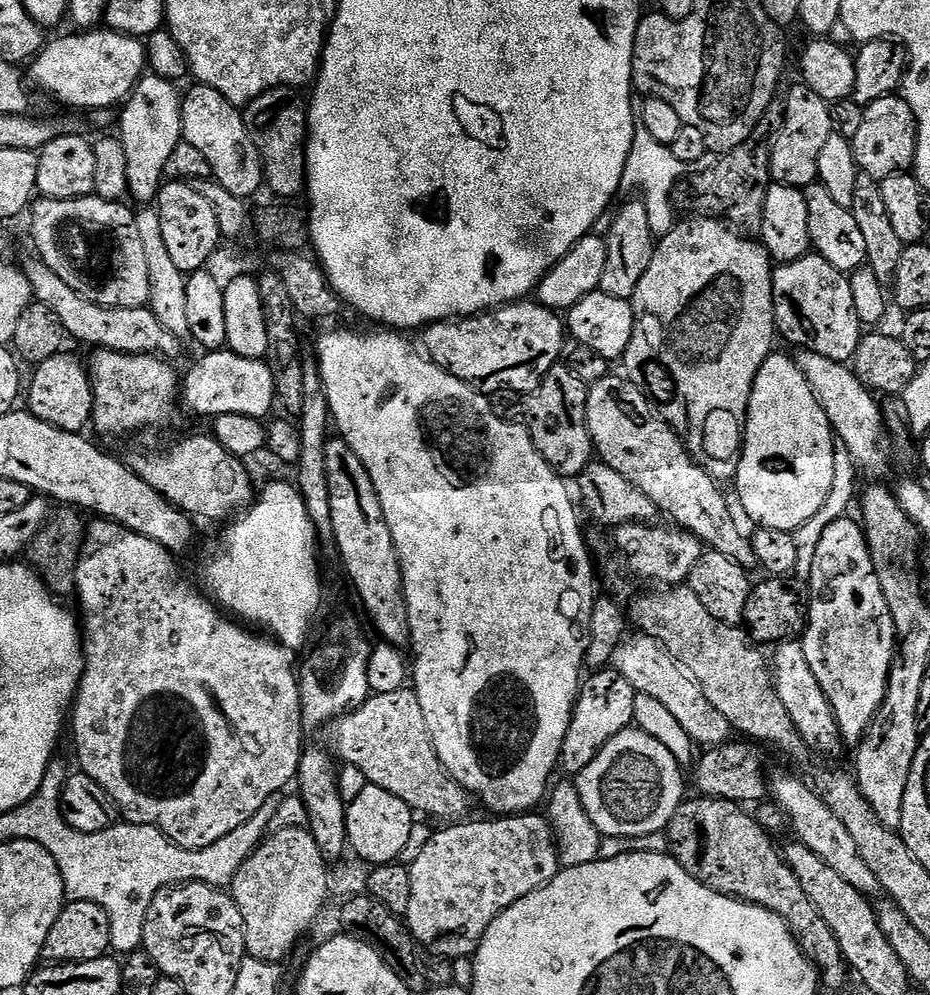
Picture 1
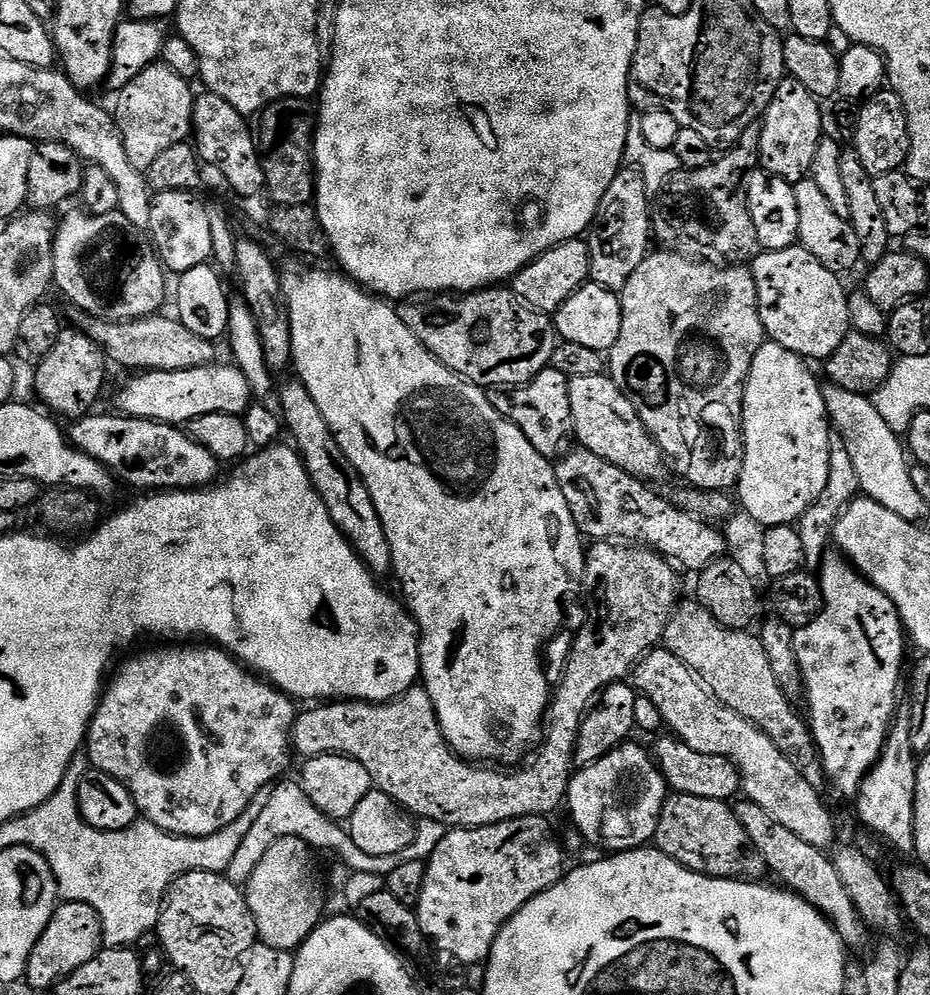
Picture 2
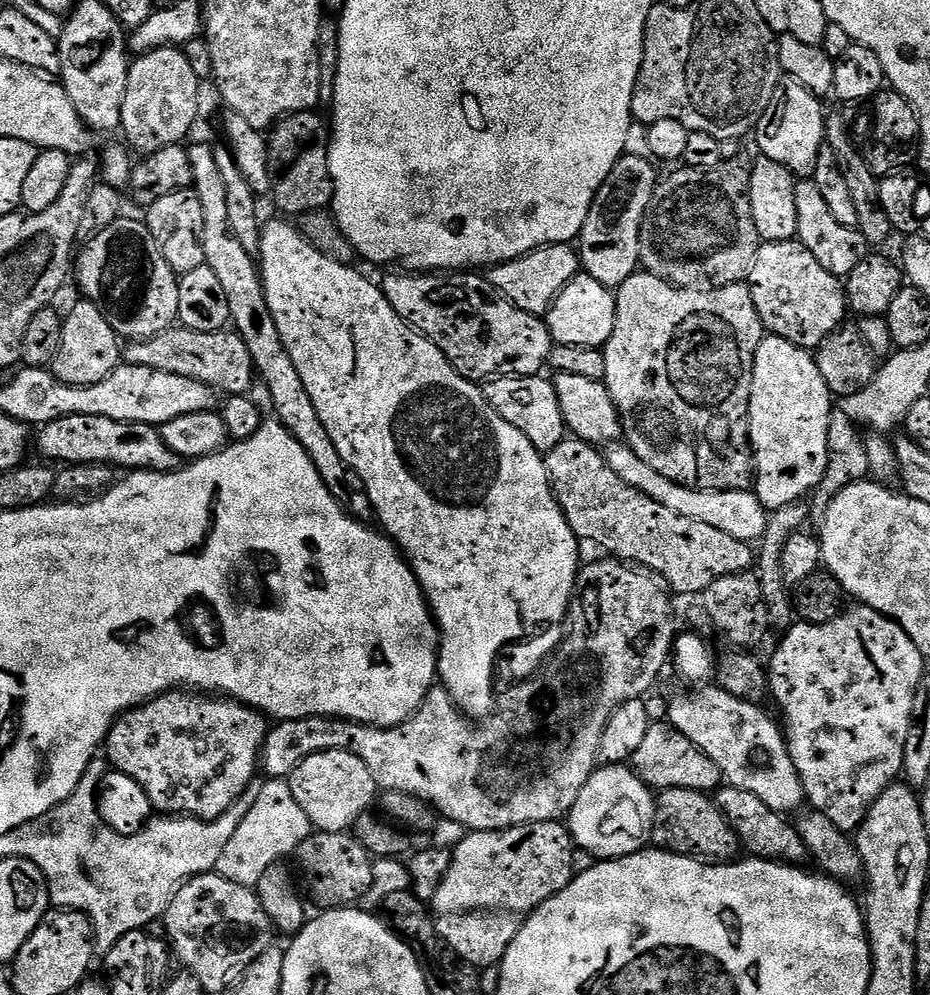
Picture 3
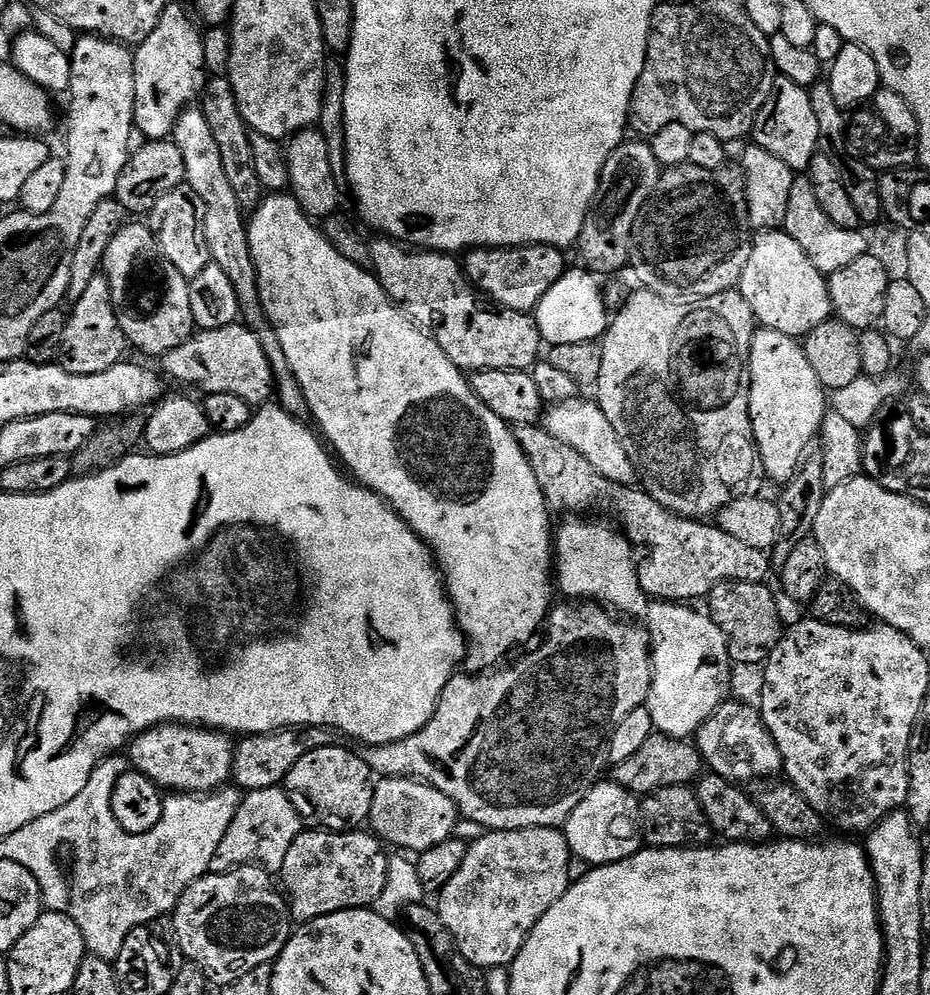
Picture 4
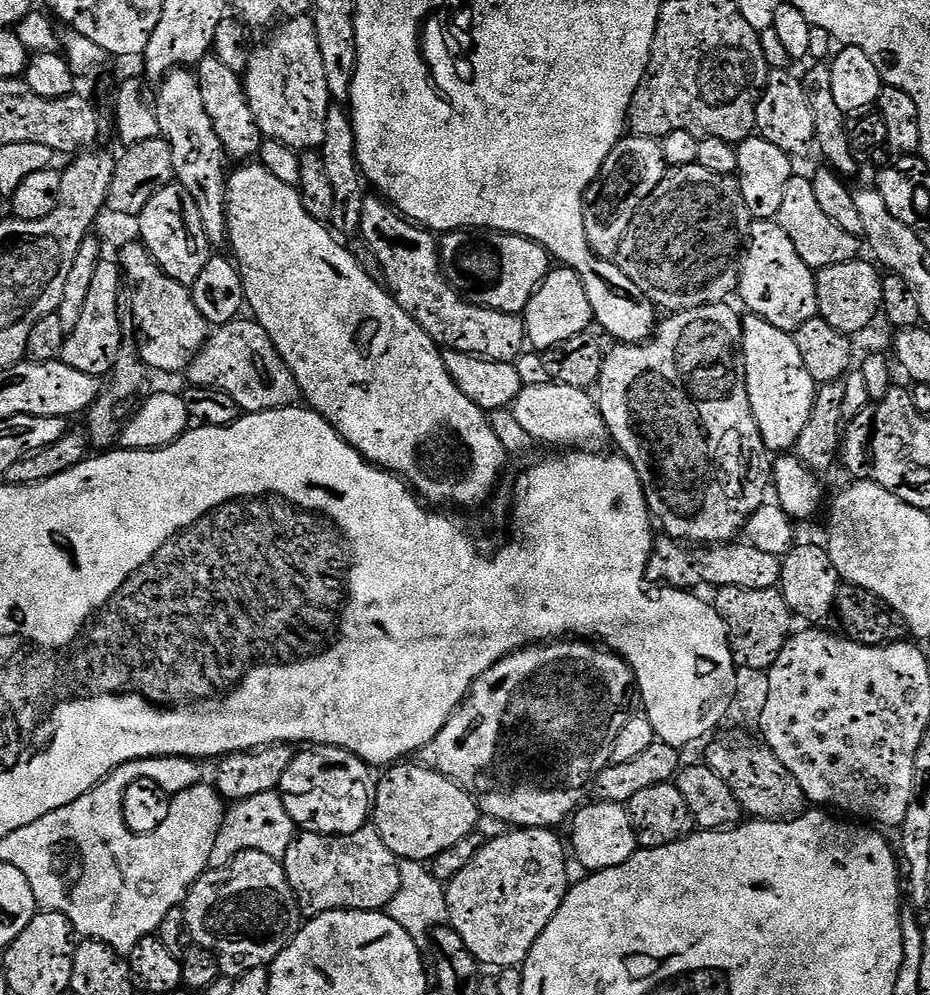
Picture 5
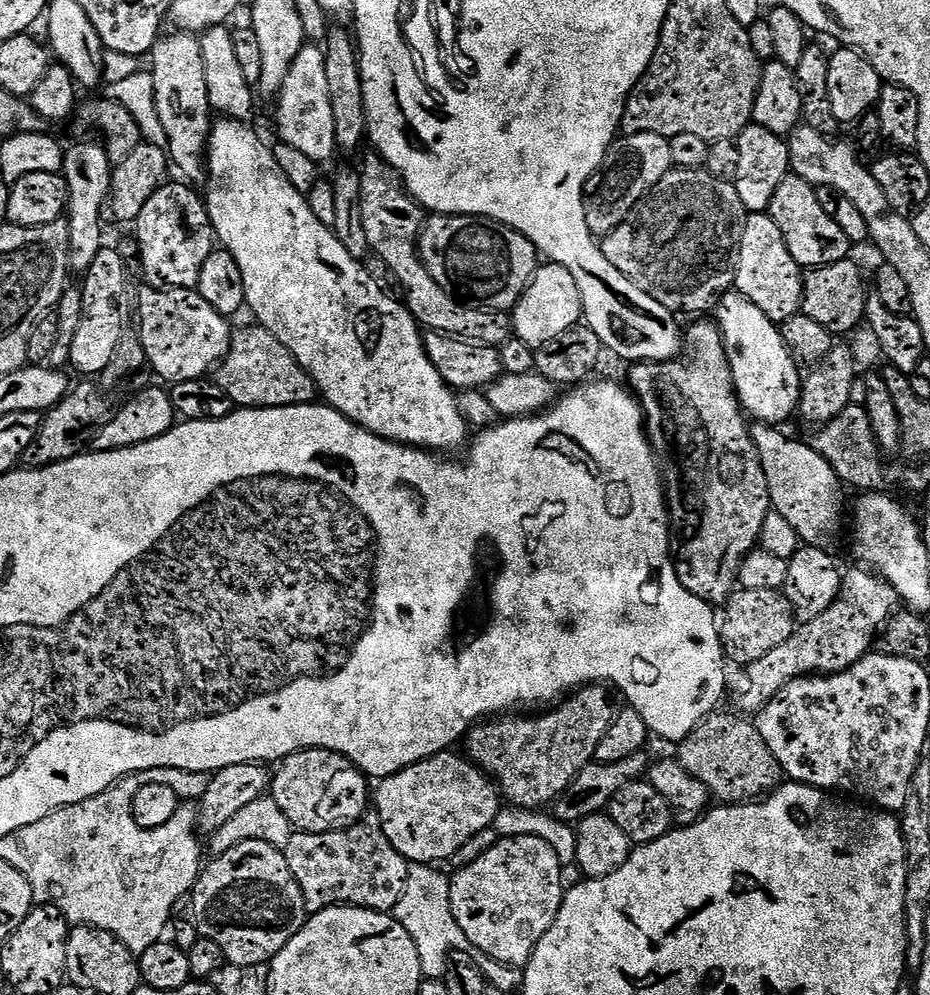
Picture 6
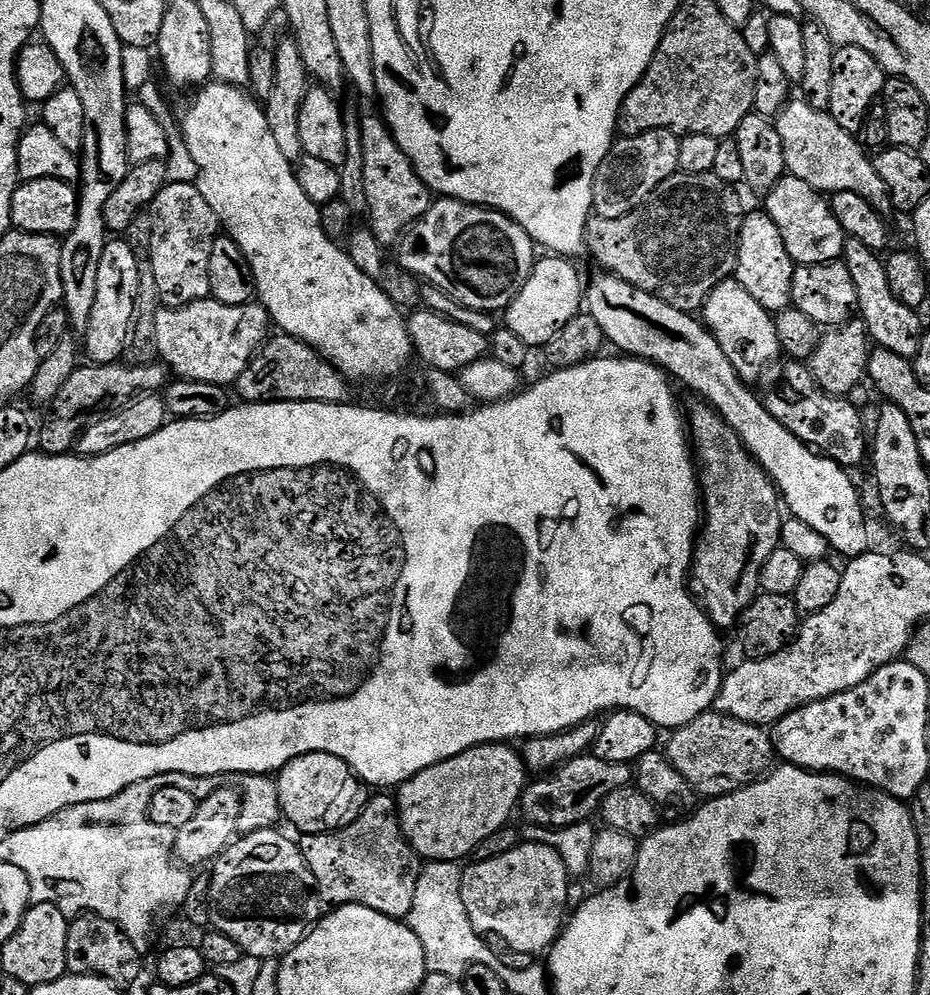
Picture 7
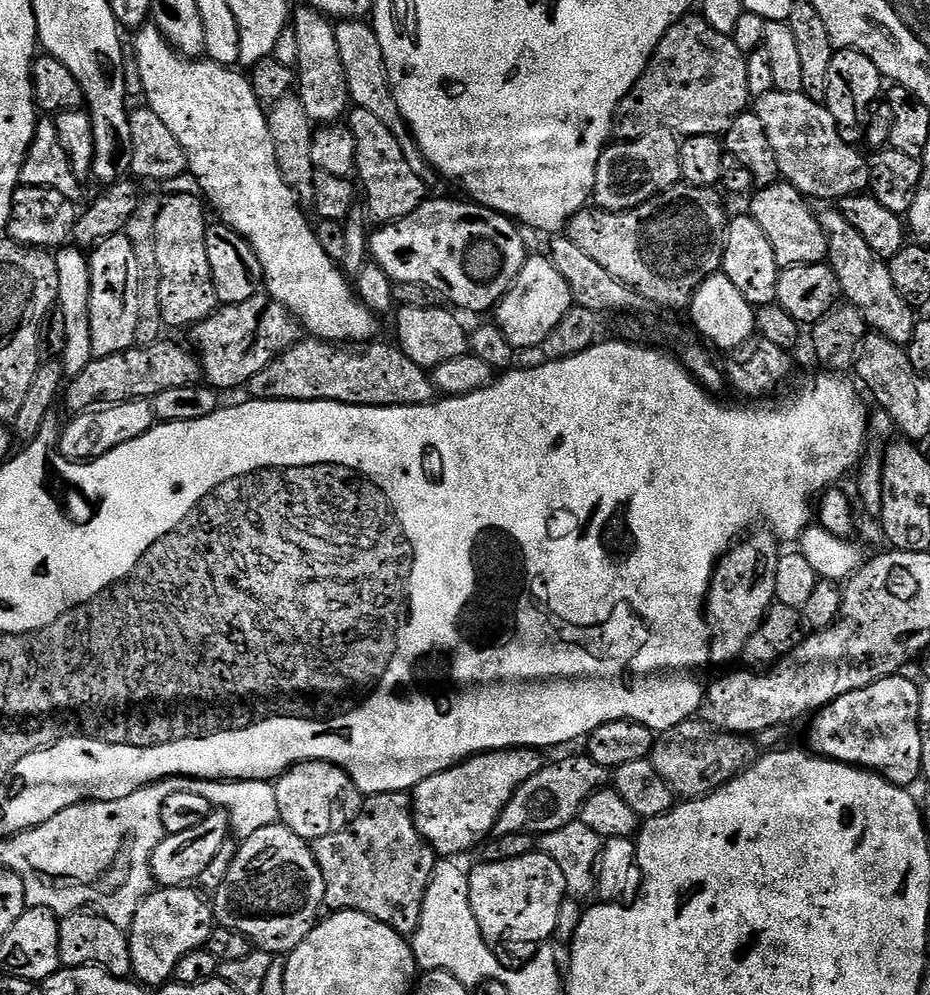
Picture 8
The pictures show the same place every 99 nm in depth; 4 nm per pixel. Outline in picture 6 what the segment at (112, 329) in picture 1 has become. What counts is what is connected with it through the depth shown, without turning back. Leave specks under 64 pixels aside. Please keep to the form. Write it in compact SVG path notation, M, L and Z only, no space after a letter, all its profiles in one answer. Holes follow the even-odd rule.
M259 326L244 328L235 333L228 353L214 372L214 382L226 390L233 405L250 408L281 408L295 404L310 404L317 399L316 383L308 371L290 354L274 334Z

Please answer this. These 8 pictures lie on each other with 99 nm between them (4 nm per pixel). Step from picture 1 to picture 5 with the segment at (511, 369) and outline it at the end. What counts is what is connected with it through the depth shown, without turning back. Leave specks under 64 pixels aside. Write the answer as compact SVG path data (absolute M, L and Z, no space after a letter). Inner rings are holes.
M376 194L366 196L358 236L369 244L381 263L383 283L396 299L396 304L402 306L402 310L406 310L406 314L410 314L410 318L414 318L437 345L507 364L515 362L525 351L523 319L465 300L444 276L437 237L427 228L405 220L387 200Z

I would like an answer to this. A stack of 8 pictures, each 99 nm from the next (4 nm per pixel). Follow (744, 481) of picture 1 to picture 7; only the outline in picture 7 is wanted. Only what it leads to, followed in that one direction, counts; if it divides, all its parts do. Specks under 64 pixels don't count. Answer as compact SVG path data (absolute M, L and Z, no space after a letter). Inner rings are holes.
M735 279L723 280L708 295L708 301L702 309L702 320L718 346L726 350L726 358L730 358L741 380L759 381L765 369L777 363L781 351L773 313L754 302L754 298L750 298L750 294L746 294L746 290Z

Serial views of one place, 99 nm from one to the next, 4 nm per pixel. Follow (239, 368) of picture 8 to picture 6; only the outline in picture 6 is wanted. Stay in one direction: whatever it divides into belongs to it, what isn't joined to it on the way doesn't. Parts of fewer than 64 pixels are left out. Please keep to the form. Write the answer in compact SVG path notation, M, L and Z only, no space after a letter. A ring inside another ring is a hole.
M168 288L156 290L160 292L144 292L138 296L138 329L142 346L145 348L147 367L156 371L162 379L168 380L169 385L203 380L219 365L232 345L234 328L231 328L229 317L222 315L206 298L202 298L199 291L186 288Z

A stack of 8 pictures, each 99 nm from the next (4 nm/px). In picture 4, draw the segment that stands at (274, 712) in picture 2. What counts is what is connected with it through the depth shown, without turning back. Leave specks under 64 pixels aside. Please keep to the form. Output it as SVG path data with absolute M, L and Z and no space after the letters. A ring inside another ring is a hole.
M158 724L131 741L130 764L135 771L153 780L169 793L215 792L232 780L237 745L227 732L191 724Z

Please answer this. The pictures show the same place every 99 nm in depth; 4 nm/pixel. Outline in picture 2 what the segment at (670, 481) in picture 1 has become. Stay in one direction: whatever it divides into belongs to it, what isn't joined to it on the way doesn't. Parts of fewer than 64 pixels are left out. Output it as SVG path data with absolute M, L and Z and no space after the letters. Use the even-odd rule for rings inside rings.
M611 375L571 378L569 386L579 447L598 454L598 458L645 482L656 482L652 480L663 478L664 464L666 465L664 452L642 422L637 401Z

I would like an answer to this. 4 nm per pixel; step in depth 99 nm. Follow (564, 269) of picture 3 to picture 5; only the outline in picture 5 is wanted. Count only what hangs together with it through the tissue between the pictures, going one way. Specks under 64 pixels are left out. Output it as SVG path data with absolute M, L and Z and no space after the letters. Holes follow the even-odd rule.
M450 232L439 241L438 247L440 266L449 284L465 300L495 312L523 313L550 271L550 257L544 247L509 232Z

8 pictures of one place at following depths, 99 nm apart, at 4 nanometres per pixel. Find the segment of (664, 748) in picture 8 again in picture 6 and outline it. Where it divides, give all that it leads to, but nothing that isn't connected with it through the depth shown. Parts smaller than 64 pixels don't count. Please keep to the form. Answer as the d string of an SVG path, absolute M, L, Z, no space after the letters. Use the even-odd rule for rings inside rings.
M713 714L705 716L698 727L685 740L679 741L678 759L681 766L691 774L702 786L708 788L713 797L716 796L721 805L742 804L745 802L755 802L773 792L780 787L782 783L782 773L780 763L770 754L770 746L762 738L762 734L756 729L755 723L743 715L720 716Z

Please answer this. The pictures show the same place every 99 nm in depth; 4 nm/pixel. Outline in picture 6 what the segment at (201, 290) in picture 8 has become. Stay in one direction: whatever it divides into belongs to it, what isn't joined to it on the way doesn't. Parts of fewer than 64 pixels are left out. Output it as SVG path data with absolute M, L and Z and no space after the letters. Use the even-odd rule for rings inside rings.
M165 182L158 191L142 206L142 214L134 221L136 228L136 240L140 243L140 264L144 272L152 280L157 280L157 285L168 288L195 289L200 283L202 266L206 266L206 258L214 250L214 233L212 231L212 220L208 216L207 203L195 192L195 187L187 183L172 184Z

